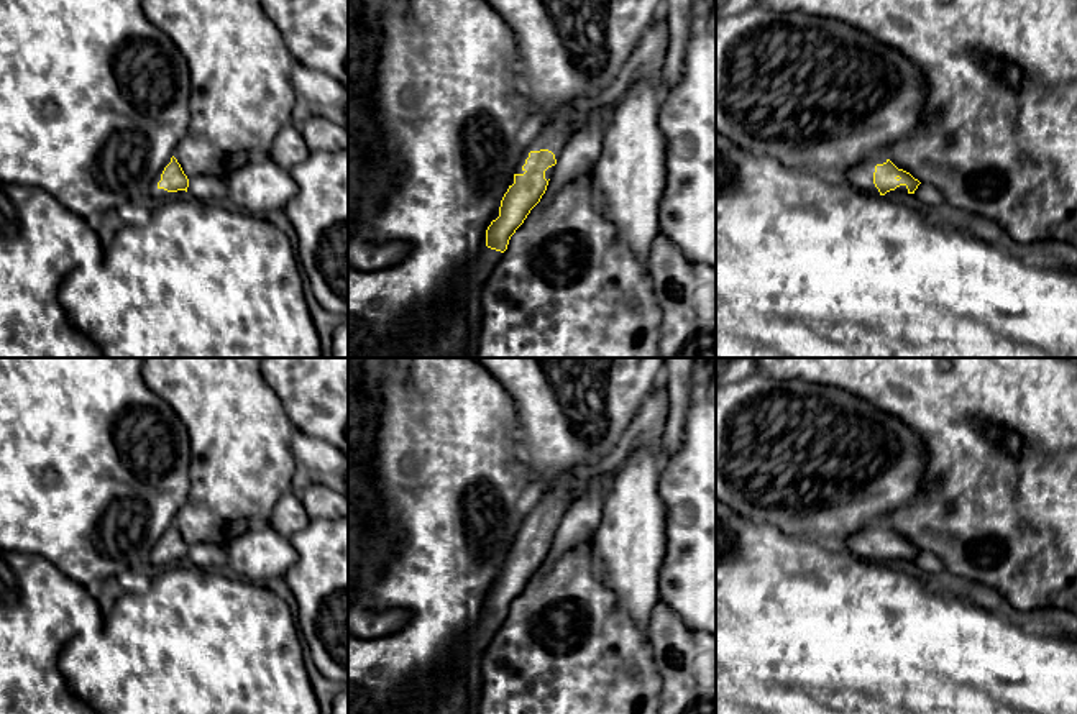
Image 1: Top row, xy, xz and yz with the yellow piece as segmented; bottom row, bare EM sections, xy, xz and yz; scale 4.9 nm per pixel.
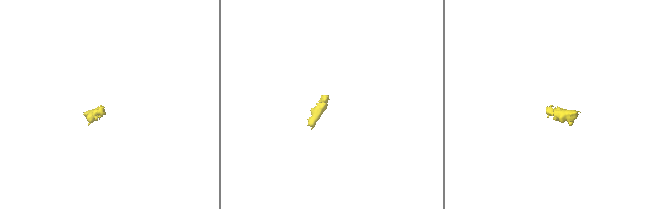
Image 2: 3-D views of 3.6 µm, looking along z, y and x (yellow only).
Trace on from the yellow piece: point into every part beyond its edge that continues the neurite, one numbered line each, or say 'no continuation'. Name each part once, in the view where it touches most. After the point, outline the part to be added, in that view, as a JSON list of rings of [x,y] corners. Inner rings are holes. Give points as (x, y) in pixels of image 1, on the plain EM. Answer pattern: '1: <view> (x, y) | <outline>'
1: xz (552, 503) | [[[584,469],[560,476],[555,484],[547,491],[538,491],[527,504],[525,520],[516,537],[516,542],[524,542],[522,533],[530,519],[548,517],[558,527],[566,509],[576,499],[581,491],[588,473]]]
2: xz (467, 654) | [[[484,604],[479,620],[463,635],[461,640],[456,642],[453,648],[453,666],[458,673],[479,666],[483,650],[488,647],[501,625],[501,619],[486,614]]]

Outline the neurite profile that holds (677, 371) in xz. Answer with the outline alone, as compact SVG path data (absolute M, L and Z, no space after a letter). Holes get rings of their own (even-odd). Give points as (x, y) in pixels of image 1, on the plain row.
M665 358L662 384L667 387L670 412L662 437L662 465L673 458L683 445L683 430L690 405L690 379L693 358Z

